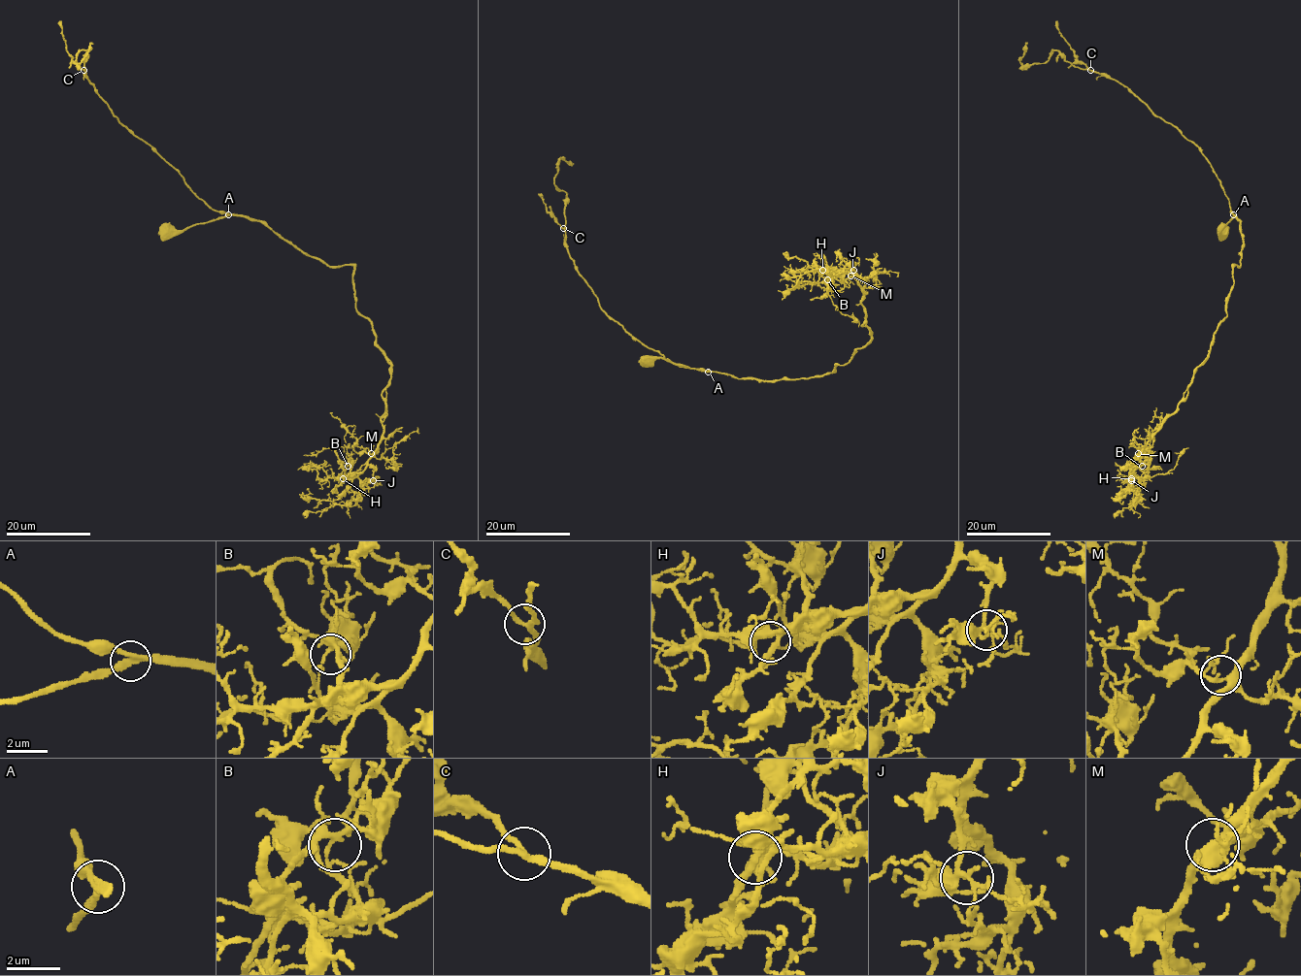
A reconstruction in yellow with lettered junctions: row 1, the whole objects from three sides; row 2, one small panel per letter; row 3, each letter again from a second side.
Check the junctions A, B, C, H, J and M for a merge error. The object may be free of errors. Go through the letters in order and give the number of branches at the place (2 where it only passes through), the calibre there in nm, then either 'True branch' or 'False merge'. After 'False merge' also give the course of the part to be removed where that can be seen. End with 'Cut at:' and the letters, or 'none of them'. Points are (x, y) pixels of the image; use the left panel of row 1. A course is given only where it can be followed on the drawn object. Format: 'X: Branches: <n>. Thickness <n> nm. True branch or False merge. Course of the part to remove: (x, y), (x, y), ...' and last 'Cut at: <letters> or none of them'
A: Branches: 3. Thickness 240 nm. True branch
B: Branches: 6. Thickness 240 nm. True branch
C: Branches: 3. Thickness 200 nm. True branch
H: Branches: 3. Thickness 240 nm. True branch
J: Branches: 6. Thickness 200 nm. True branch
M: Branches: 2. Thickness 200 nm. True branch
Cut at: none of them

